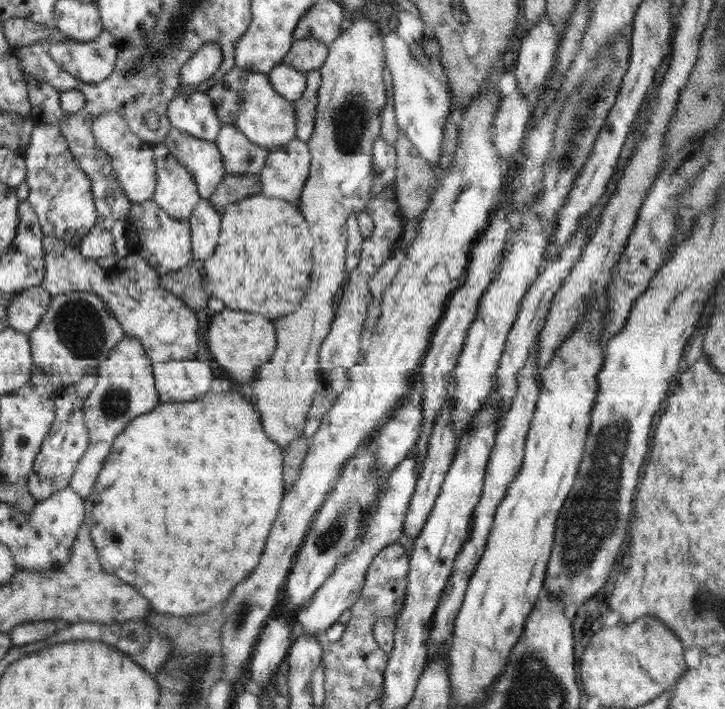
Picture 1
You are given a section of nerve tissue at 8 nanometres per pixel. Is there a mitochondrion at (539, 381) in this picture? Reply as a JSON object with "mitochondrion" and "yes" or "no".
{"mitochondrion":"no"}

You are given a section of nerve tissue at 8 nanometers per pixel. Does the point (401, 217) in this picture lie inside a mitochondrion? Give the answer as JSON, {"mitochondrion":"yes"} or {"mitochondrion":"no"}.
{"mitochondrion":"no"}

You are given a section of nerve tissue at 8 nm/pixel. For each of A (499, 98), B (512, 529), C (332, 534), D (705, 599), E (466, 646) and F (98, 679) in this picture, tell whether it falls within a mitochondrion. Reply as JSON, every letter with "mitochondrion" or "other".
{"A":"other","B":"other","C":"mitochondrion","D":"mitochondrion","E":"other","F":"other"}

